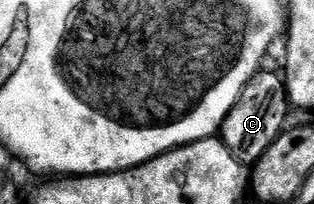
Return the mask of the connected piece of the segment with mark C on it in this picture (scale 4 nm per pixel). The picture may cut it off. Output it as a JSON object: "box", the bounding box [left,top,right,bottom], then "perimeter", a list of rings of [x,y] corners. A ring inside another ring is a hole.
{"box":[221,70,293,165],"perimeter":[[[261,70],[245,86],[241,98],[229,110],[221,129],[223,145],[244,164],[254,165],[262,158],[265,150],[273,146],[273,142],[288,127],[287,111],[292,111],[293,105],[287,96],[287,82],[282,75]]]}

